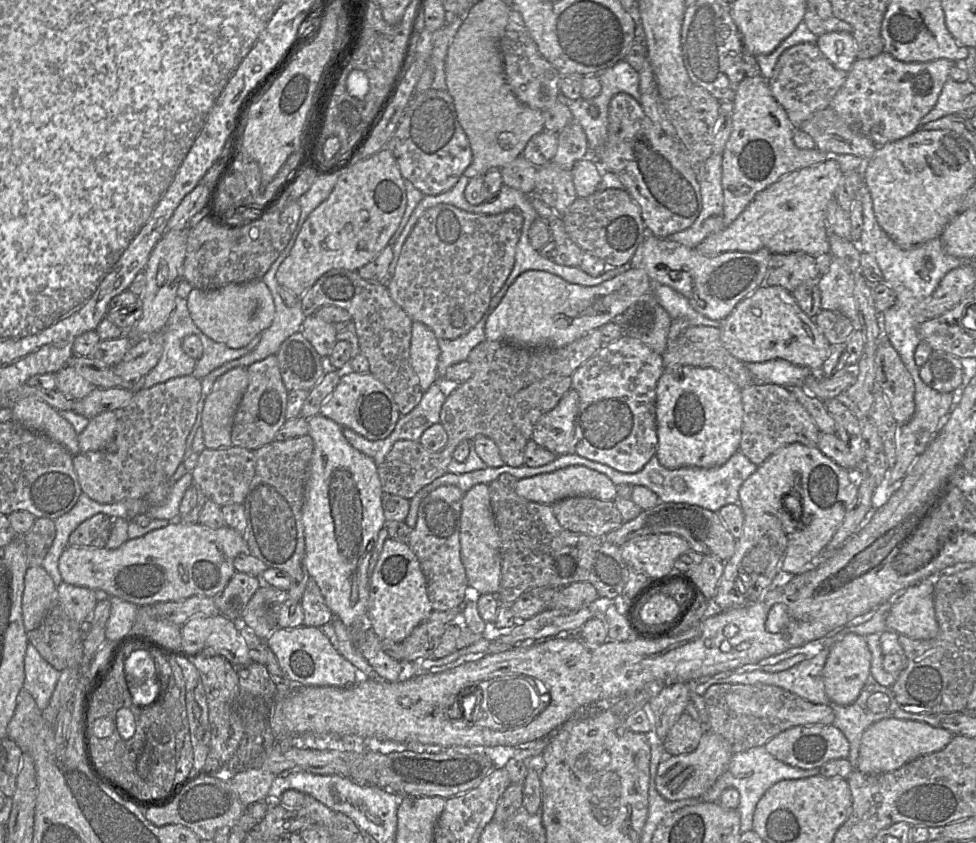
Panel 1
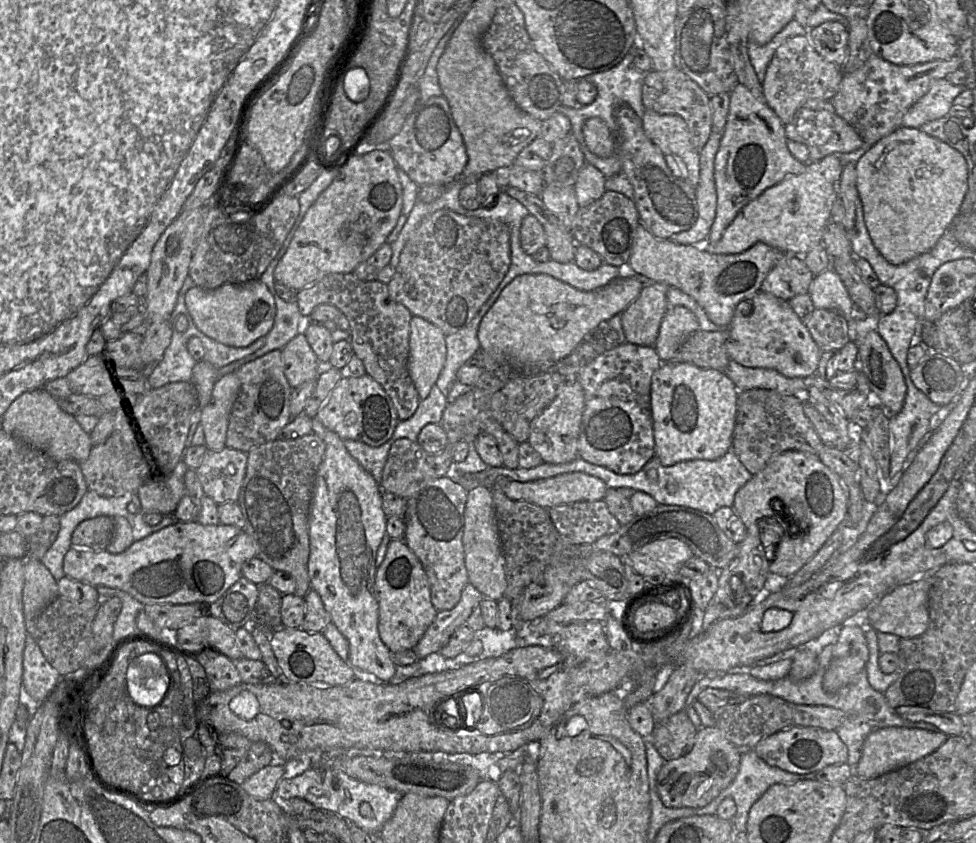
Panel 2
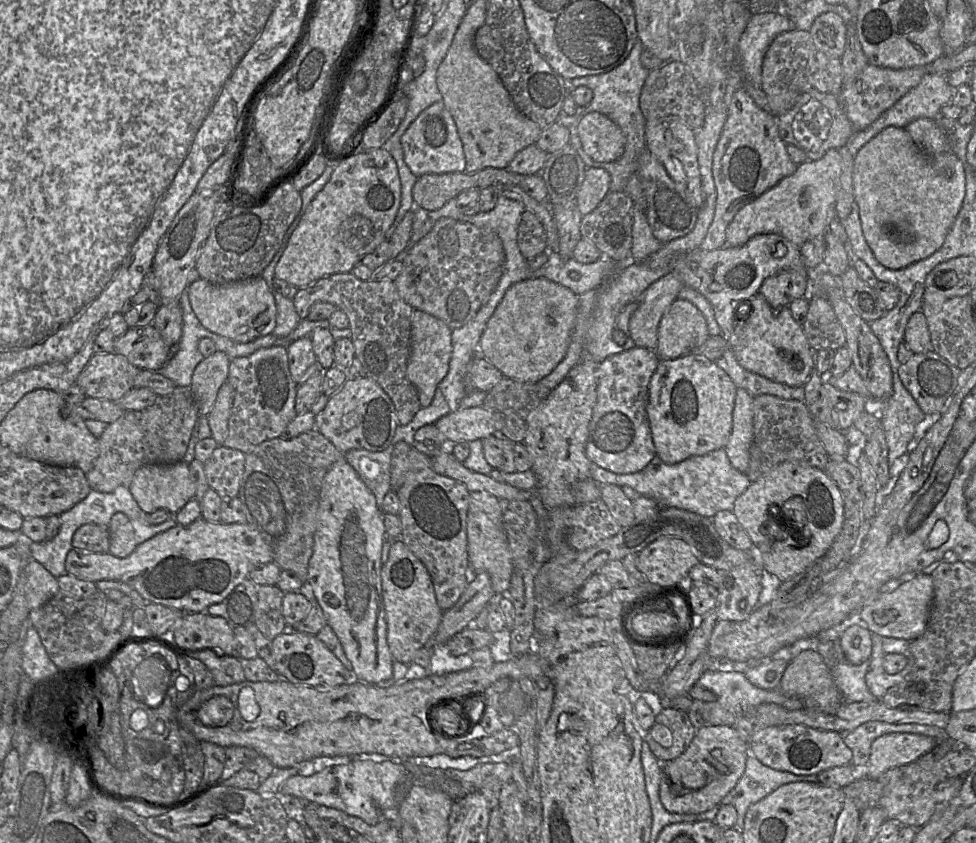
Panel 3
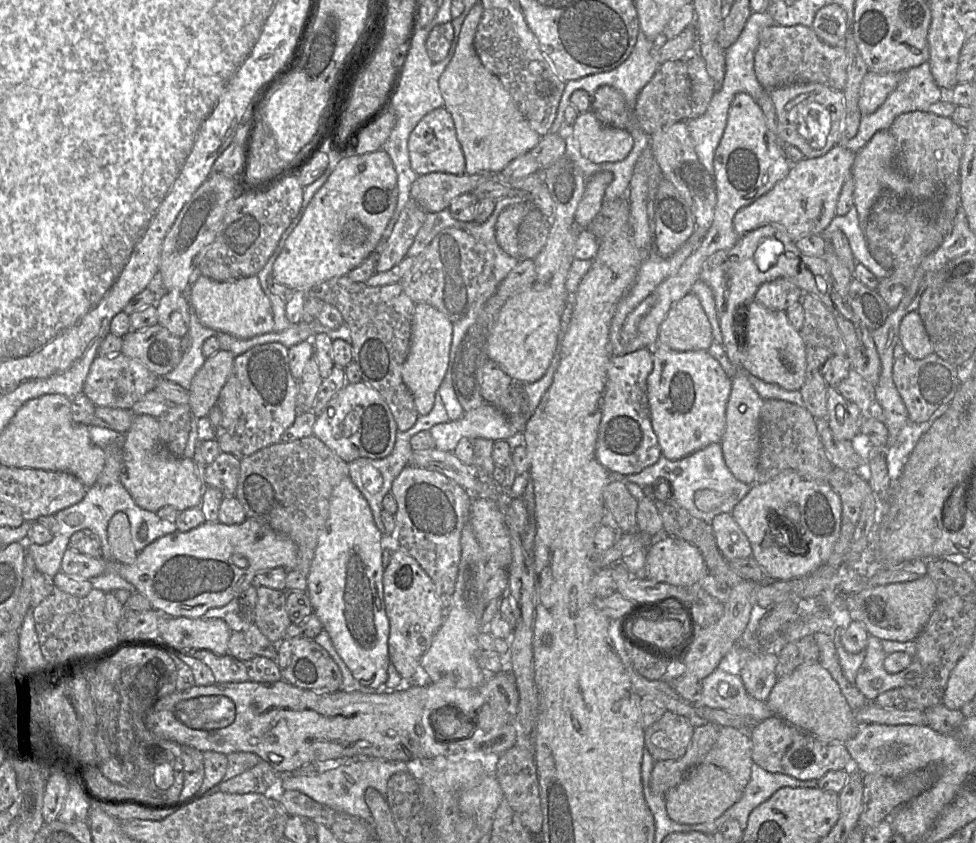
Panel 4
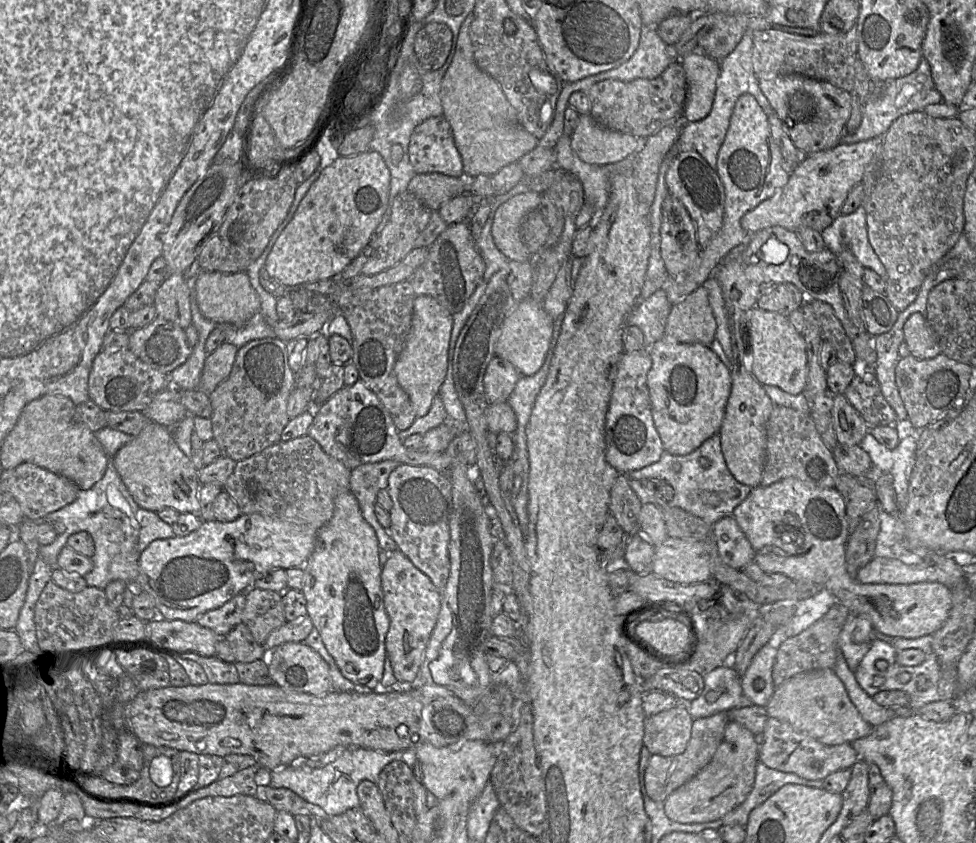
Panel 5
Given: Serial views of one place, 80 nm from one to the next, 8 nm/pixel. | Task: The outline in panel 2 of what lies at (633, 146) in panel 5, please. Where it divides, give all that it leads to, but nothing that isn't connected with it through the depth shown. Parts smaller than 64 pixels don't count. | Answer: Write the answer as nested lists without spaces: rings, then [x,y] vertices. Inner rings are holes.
[[[599,117],[586,120],[582,127],[587,148],[601,158],[610,157],[616,150],[616,139]]]

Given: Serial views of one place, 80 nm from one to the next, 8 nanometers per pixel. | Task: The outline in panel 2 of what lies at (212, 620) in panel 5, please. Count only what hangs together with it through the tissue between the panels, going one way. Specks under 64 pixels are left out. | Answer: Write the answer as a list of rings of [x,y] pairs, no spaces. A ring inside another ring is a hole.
[[[242,576],[217,601],[207,607],[207,612],[236,632],[254,619],[258,595],[259,586]]]

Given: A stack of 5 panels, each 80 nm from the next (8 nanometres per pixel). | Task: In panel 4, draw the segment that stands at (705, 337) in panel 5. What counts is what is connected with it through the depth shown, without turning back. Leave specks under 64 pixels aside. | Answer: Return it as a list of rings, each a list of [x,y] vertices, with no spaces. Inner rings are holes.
[[[693,292],[672,305],[660,325],[658,343],[674,351],[706,350],[713,343],[712,328]]]

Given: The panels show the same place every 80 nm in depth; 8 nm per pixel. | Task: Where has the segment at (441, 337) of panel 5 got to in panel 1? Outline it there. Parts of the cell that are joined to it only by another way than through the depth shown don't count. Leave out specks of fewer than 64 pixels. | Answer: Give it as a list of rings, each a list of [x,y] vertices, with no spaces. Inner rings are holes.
[[[413,321],[410,341],[410,363],[425,392],[438,378],[437,363],[440,356],[438,338],[425,324]]]

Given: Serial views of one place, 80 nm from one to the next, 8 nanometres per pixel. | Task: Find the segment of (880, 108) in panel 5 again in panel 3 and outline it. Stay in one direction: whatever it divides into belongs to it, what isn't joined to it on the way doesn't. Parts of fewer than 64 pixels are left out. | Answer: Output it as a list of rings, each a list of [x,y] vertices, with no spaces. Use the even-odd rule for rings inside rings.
[[[928,73],[923,76],[920,83],[900,98],[892,107],[883,112],[867,128],[856,131],[846,143],[849,152],[856,157],[858,151],[868,143],[873,137],[889,126],[905,128],[910,122],[918,118],[937,119],[941,116],[941,108],[947,104],[952,104],[956,88],[948,83],[947,75]]]

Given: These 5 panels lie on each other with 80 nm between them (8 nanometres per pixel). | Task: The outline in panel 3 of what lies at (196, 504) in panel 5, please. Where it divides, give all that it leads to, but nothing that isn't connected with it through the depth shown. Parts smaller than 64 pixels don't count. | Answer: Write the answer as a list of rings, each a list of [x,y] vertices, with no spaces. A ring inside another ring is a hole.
[[[179,461],[173,464],[150,464],[140,467],[133,476],[129,490],[143,512],[150,514],[164,509],[174,515],[195,498],[196,485],[191,479],[189,464]]]

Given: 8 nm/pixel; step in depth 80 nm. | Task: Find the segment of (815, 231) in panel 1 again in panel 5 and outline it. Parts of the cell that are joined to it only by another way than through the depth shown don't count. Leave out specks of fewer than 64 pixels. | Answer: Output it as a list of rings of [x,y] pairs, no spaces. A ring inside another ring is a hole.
[[[874,137],[857,143],[837,143],[830,149],[809,154],[790,173],[783,188],[743,215],[742,228],[748,233],[771,226],[795,232],[801,227],[823,231],[840,214],[849,191],[862,182],[865,170],[877,159],[881,145],[882,137]]]

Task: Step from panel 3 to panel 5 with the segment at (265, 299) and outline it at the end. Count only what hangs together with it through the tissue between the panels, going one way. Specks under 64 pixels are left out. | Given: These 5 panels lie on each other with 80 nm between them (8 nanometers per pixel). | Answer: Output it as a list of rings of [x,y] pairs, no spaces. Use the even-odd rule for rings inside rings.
[[[201,271],[196,282],[196,299],[205,318],[215,323],[242,326],[260,311],[260,297],[245,272],[224,274]]]

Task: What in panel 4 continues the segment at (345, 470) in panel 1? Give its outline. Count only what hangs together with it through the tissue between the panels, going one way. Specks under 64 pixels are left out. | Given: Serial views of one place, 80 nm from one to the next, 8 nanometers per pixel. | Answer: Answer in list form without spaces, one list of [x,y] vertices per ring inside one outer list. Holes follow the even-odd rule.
[[[346,477],[332,491],[329,515],[318,535],[307,575],[307,594],[313,612],[353,677],[371,689],[387,681],[390,664],[381,539],[367,500],[351,478]]]

